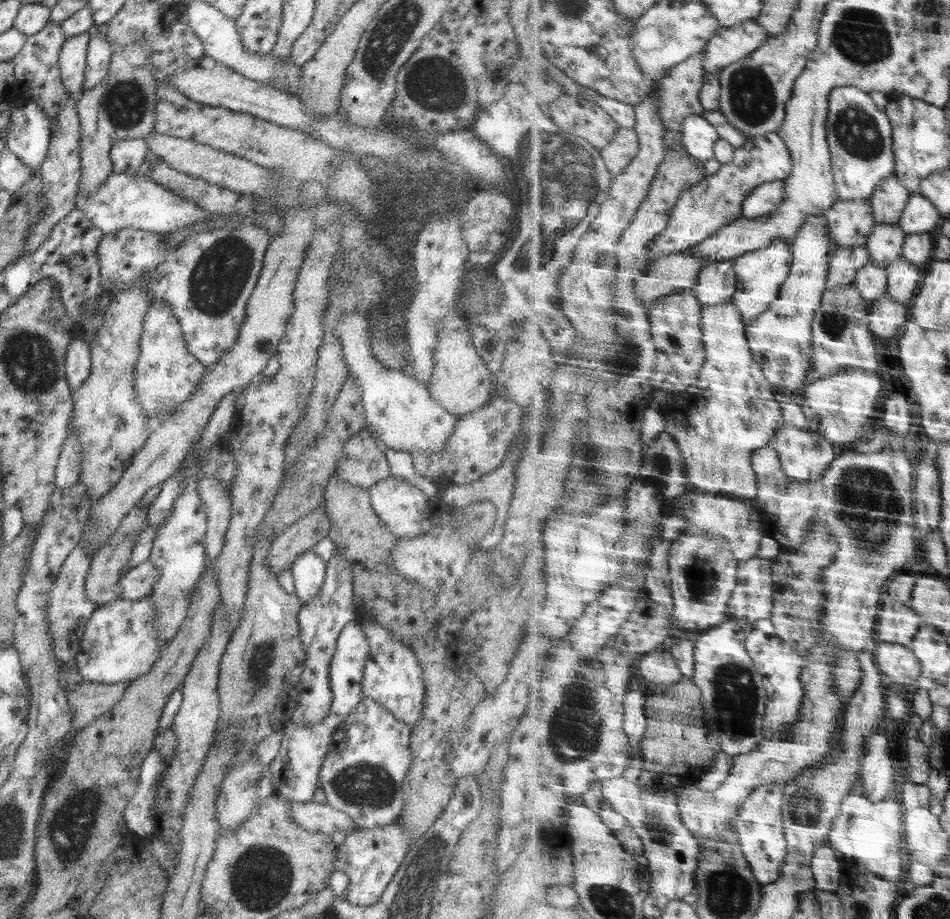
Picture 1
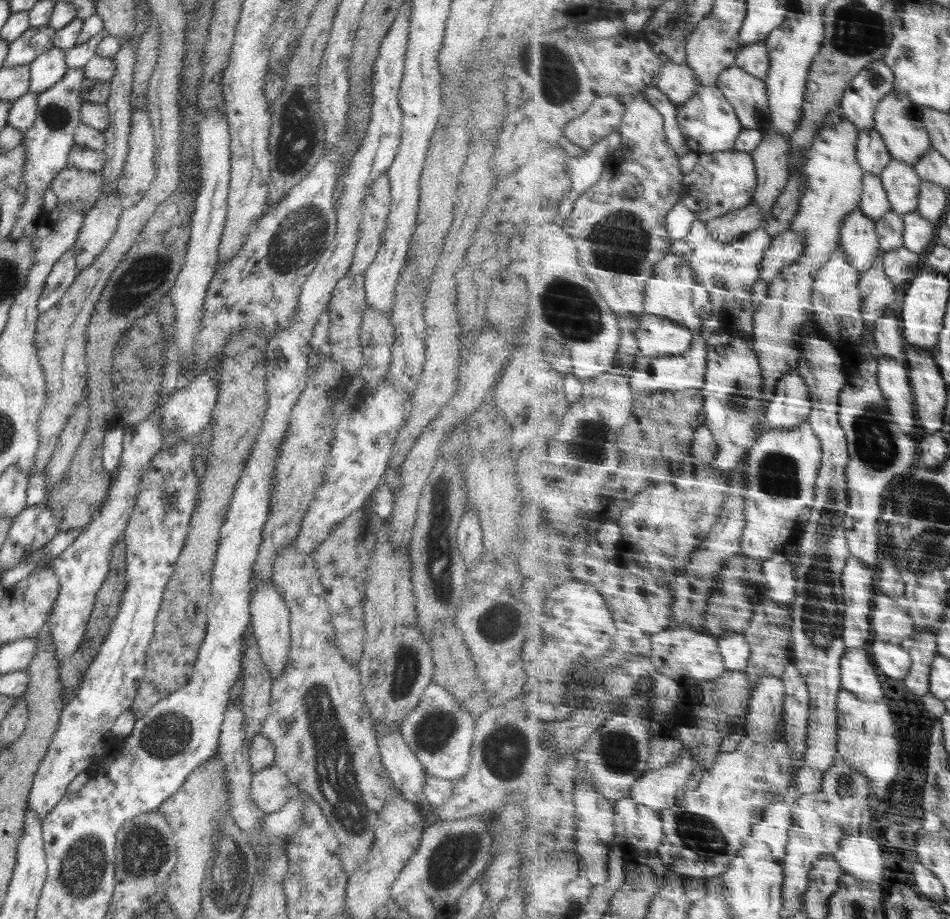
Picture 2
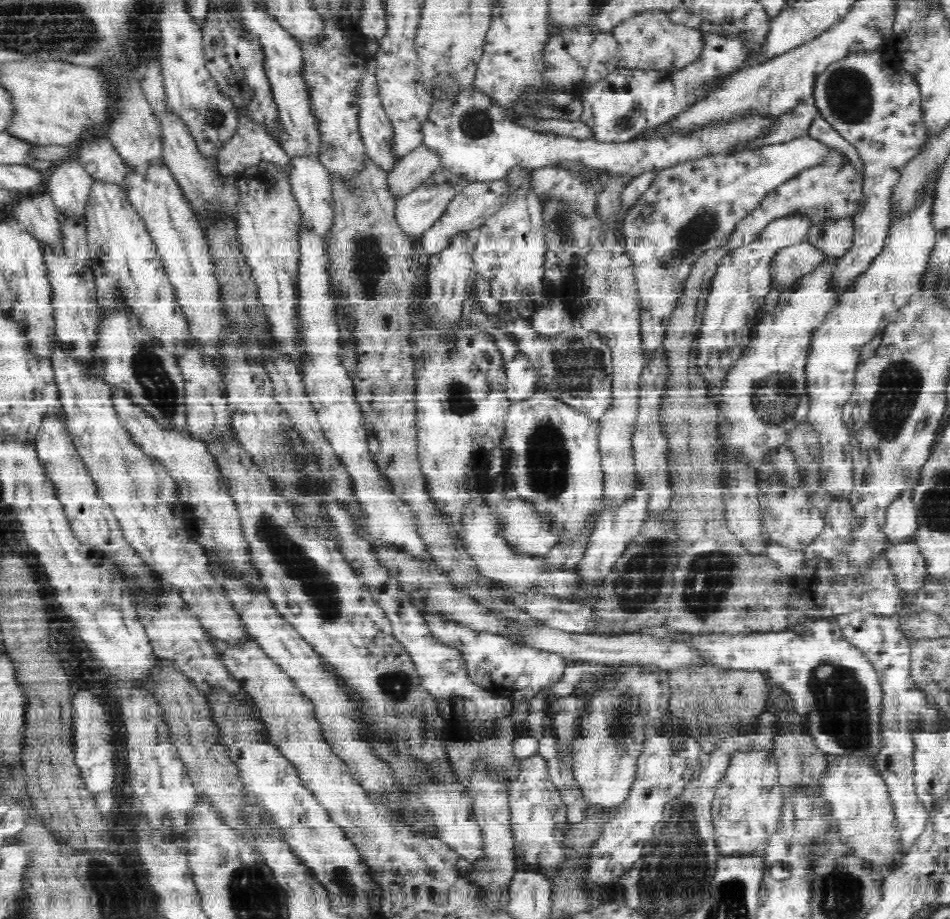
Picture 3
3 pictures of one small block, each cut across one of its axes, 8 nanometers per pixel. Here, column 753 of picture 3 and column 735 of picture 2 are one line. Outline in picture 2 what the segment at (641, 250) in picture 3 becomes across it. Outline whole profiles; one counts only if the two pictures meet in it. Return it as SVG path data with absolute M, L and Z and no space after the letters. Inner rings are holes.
M737 149L719 153L704 153L692 173L684 177L684 200L702 222L712 221L746 209L755 200L759 185L759 170L753 153Z

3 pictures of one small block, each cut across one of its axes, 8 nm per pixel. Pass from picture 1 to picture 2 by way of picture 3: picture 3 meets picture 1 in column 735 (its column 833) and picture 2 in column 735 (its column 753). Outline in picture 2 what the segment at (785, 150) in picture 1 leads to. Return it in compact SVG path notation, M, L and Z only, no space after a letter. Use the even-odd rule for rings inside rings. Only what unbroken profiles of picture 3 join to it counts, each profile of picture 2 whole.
M753 201L746 209L707 222L708 230L720 242L734 242L763 226L763 211Z

